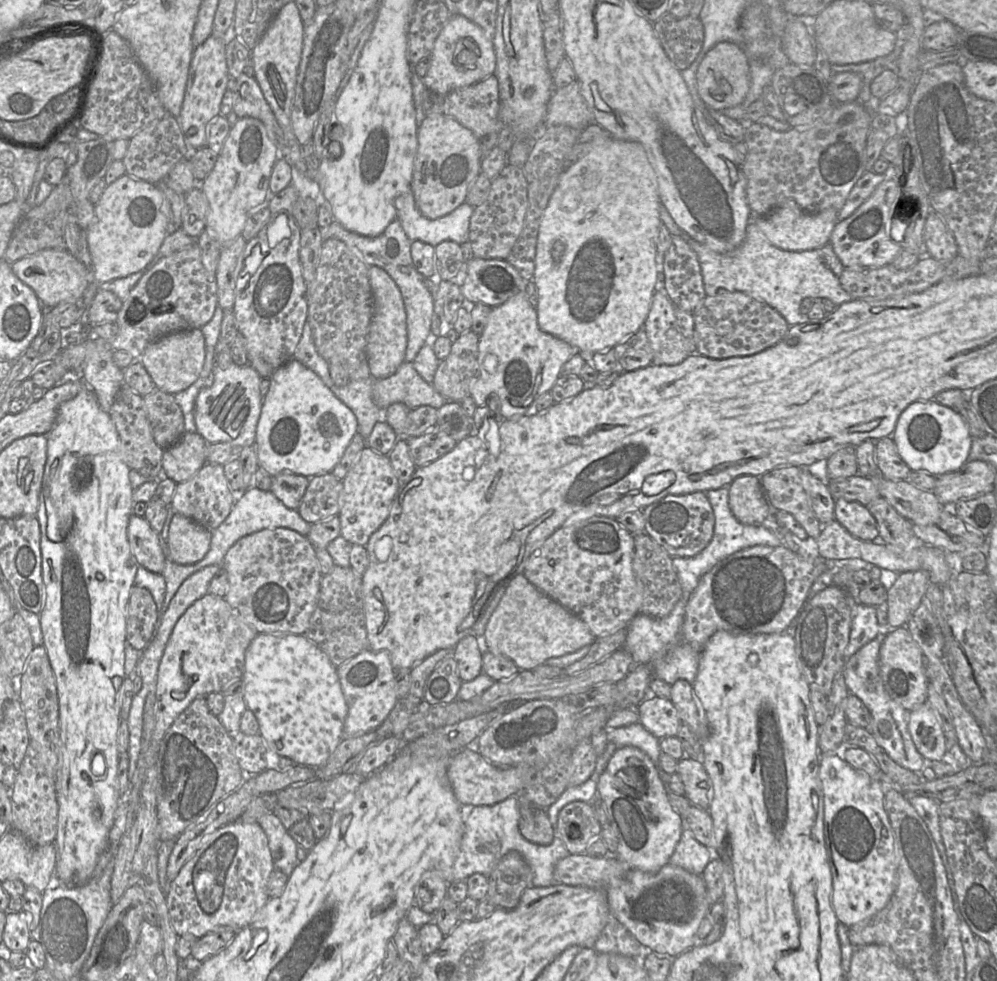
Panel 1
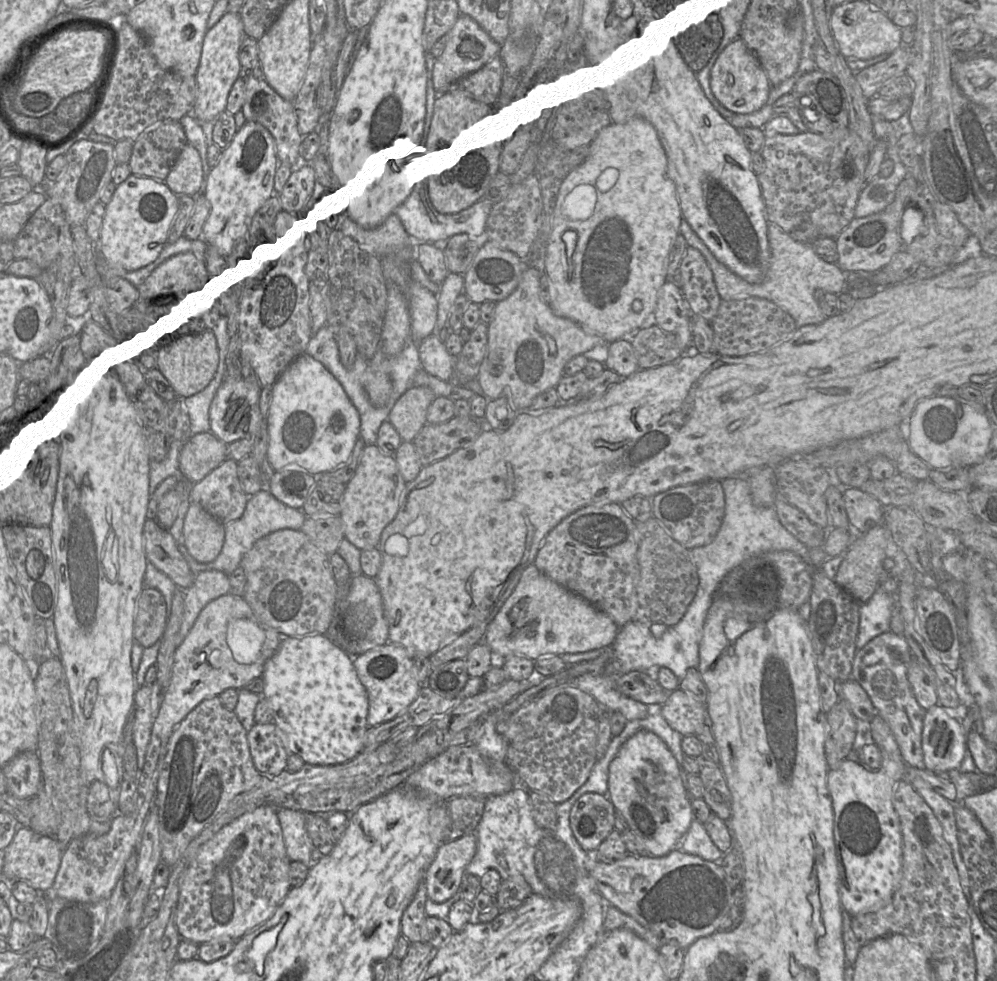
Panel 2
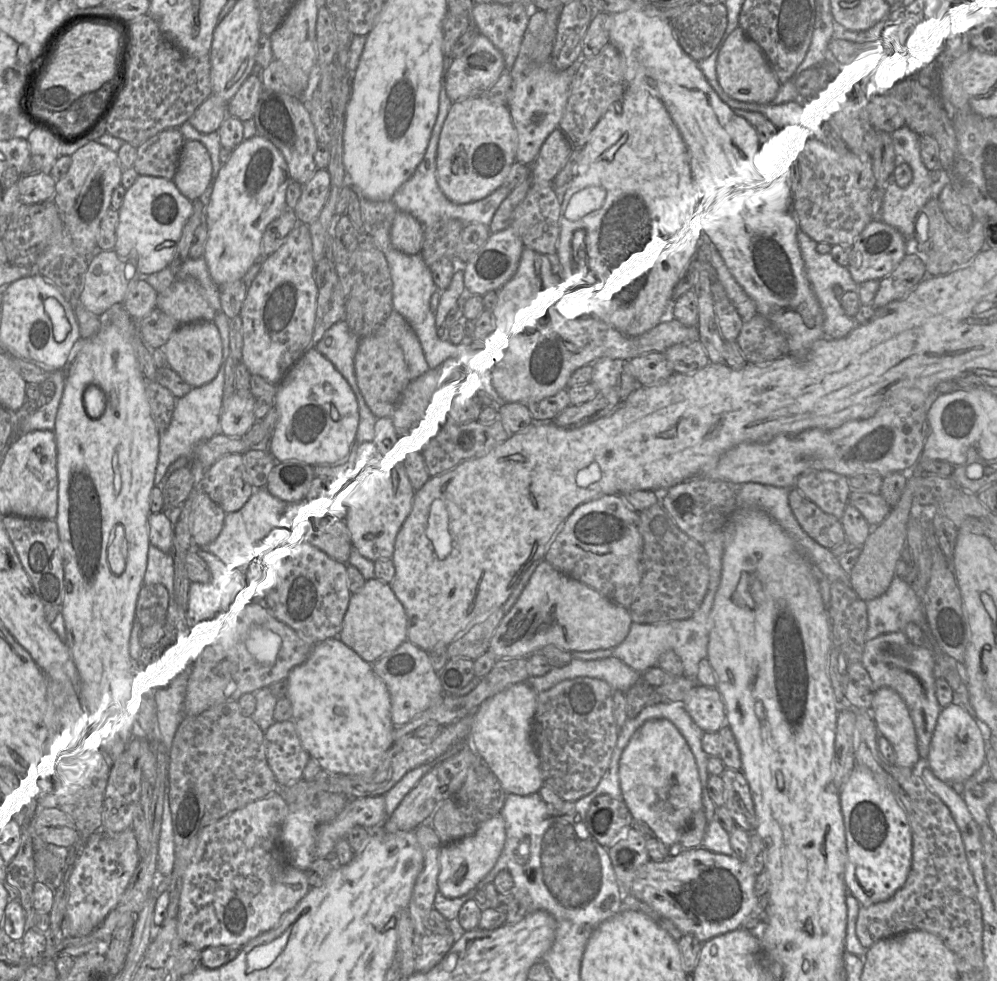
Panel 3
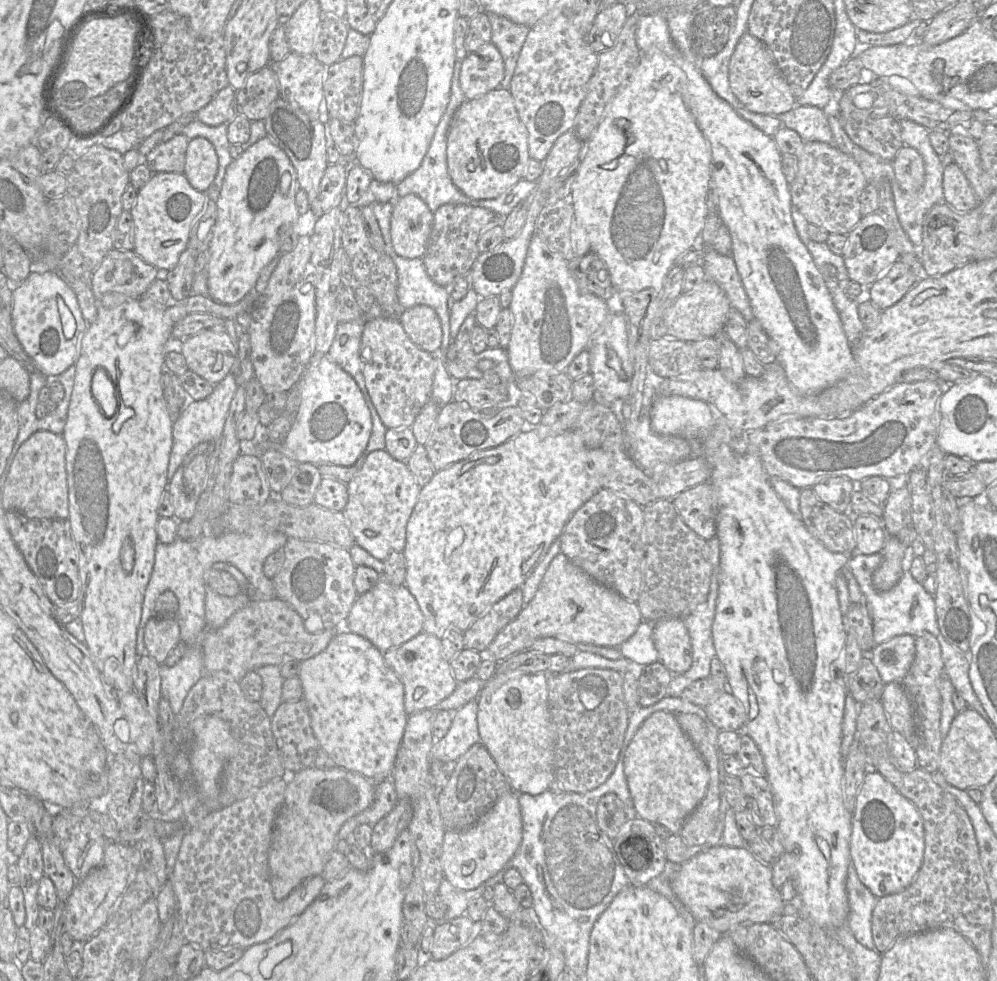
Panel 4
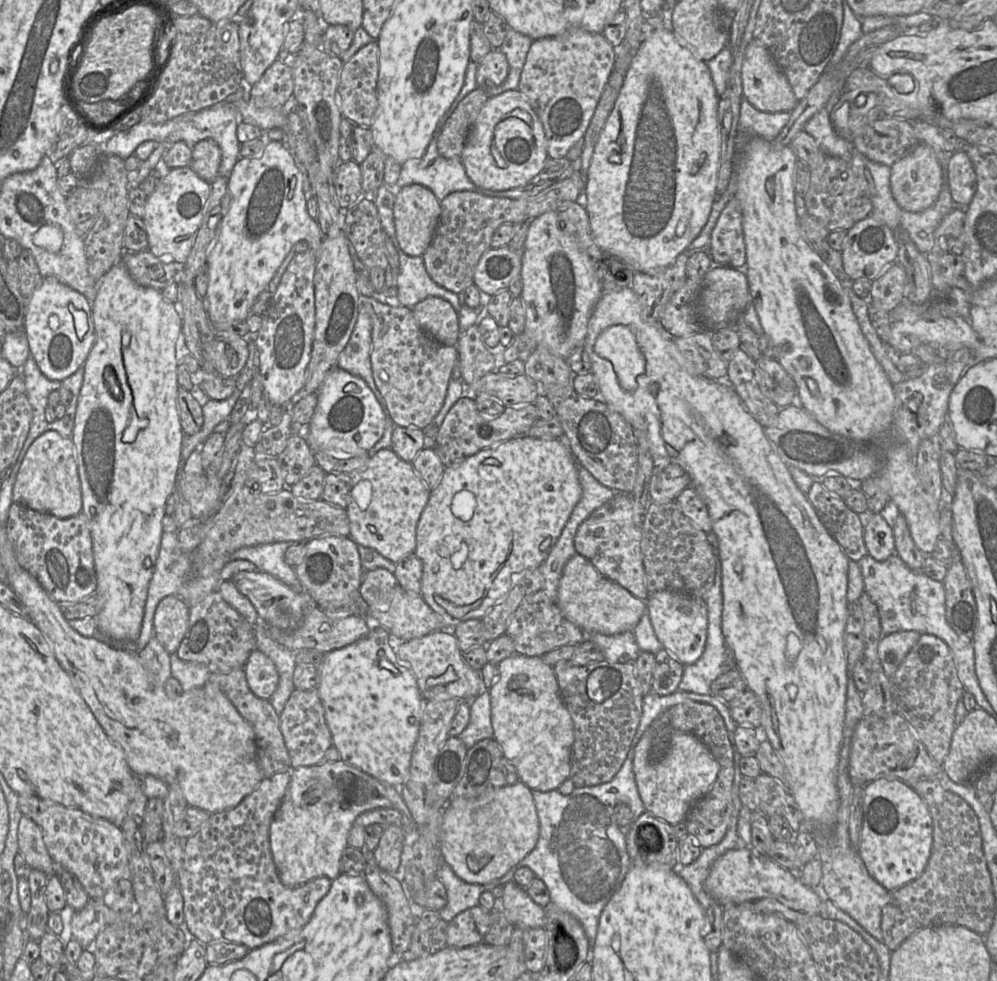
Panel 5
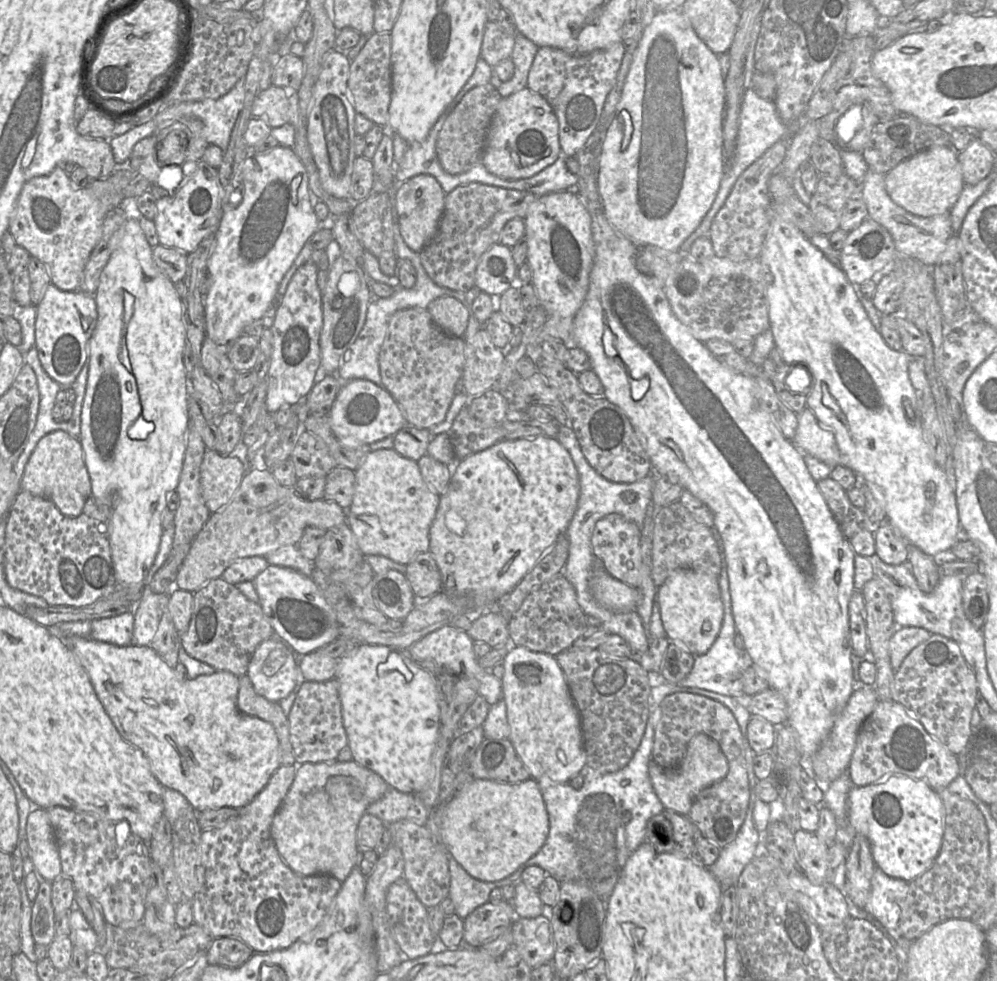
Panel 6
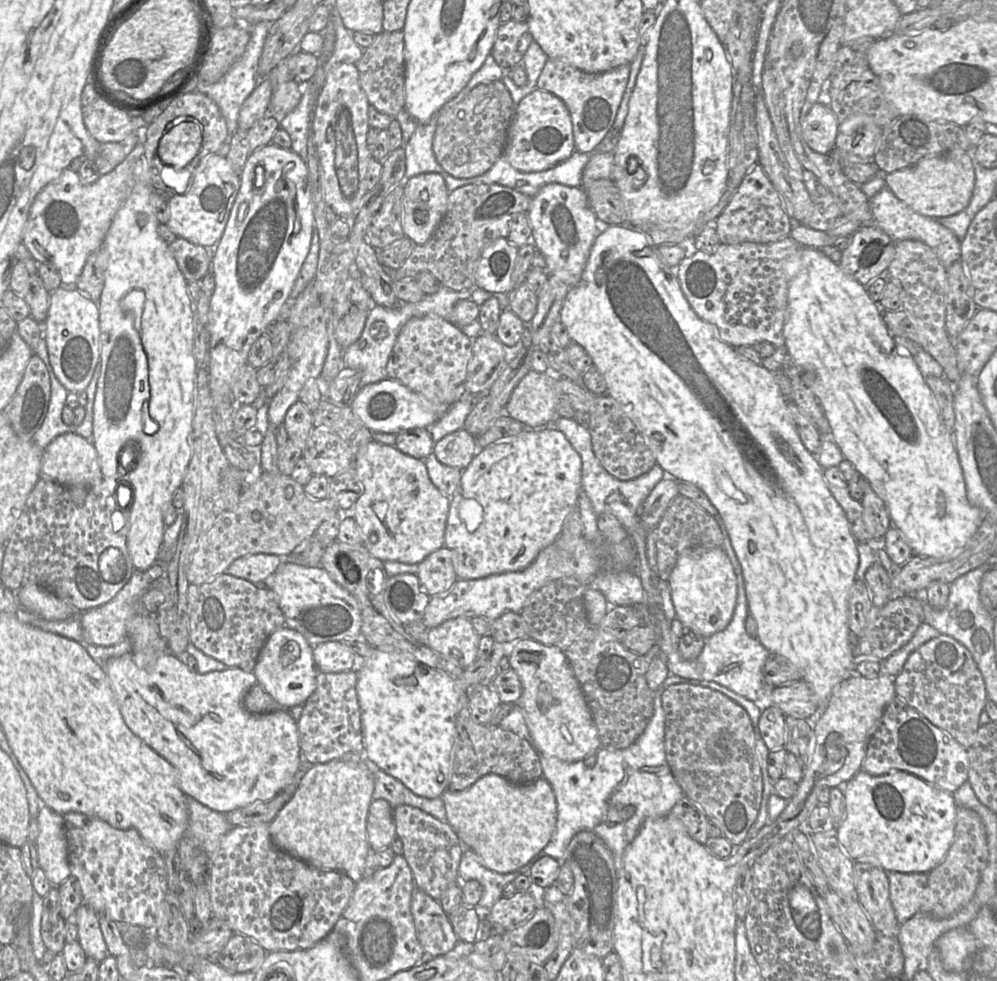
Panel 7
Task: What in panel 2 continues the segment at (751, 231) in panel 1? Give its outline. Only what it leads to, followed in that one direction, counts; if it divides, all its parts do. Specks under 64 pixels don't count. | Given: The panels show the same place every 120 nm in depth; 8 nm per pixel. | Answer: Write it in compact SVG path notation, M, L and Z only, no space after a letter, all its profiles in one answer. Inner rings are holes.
M682 220L681 224L680 224L680 234L685 238L686 242L688 243L689 246L696 248L697 250L699 250L701 252L701 254L705 257L712 273L713 273L713 278L714 278L714 282L716 285L716 289L718 291L718 294L720 296L721 299L723 300L739 300L739 299L745 299L748 297L758 297L758 298L763 298L766 300L769 300L773 303L775 303L776 305L778 305L780 308L782 308L784 311L786 311L795 321L796 325L798 327L801 326L805 326L805 325L812 325L812 324L819 324L821 322L823 322L826 319L825 314L822 312L818 302L815 299L815 293L818 290L824 291L825 293L834 293L839 295L841 292L843 291L847 291L849 292L849 294L854 297L855 299L862 299L862 298L868 298L870 296L872 296L873 294L875 294L880 288L885 288L885 287L875 287L872 283L871 284L867 284L867 285L863 285L860 289L849 289L848 288L848 277L850 275L850 273L845 273L839 266L838 266L838 262L836 263L828 263L826 261L824 261L814 250L812 243L802 243L799 241L796 241L795 239L793 239L790 235L790 233L784 231L780 226L778 226L775 223L769 223L768 224L768 241L769 241L769 246L770 246L770 251L771 251L771 261L770 261L770 267L769 270L767 272L767 275L765 277L765 279L758 284L752 284L747 282L746 280L742 279L741 277L739 277L738 275L736 275L735 273L733 273L731 270L729 270L724 264L722 264L721 262L719 262L716 257L713 255L713 253L708 249L708 247L703 243L703 241L698 237L698 235L693 231L693 229L690 227L690 225L687 223L686 220Z

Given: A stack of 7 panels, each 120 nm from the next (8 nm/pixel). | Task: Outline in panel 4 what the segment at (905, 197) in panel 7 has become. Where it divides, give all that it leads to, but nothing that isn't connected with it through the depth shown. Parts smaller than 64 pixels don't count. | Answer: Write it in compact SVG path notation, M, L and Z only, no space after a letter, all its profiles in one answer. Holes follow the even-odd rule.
M904 145L892 160L895 179L906 193L917 192L924 183L925 167L920 153Z

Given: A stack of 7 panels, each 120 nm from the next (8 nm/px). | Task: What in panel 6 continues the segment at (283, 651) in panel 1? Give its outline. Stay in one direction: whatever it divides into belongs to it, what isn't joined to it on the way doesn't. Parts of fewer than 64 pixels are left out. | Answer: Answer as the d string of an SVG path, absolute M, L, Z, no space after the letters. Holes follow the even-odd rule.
M358 644L348 655L339 659L337 673L334 679L338 682L339 697L342 707L342 720L351 750L353 761L366 767L382 777L389 787L405 793L418 793L425 789L433 778L431 755L440 730L440 709L437 702L437 681L411 659L407 650L392 648L378 644Z

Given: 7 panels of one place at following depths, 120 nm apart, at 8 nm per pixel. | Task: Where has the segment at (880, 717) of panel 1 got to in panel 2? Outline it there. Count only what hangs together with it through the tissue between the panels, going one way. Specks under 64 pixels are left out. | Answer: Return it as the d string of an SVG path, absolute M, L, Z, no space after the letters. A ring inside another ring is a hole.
M887 631L873 638L857 651L853 660L851 678L866 691L877 714L890 727L906 764L925 769L922 731L926 710L917 702L907 677L908 668L913 661L914 657L903 635Z

